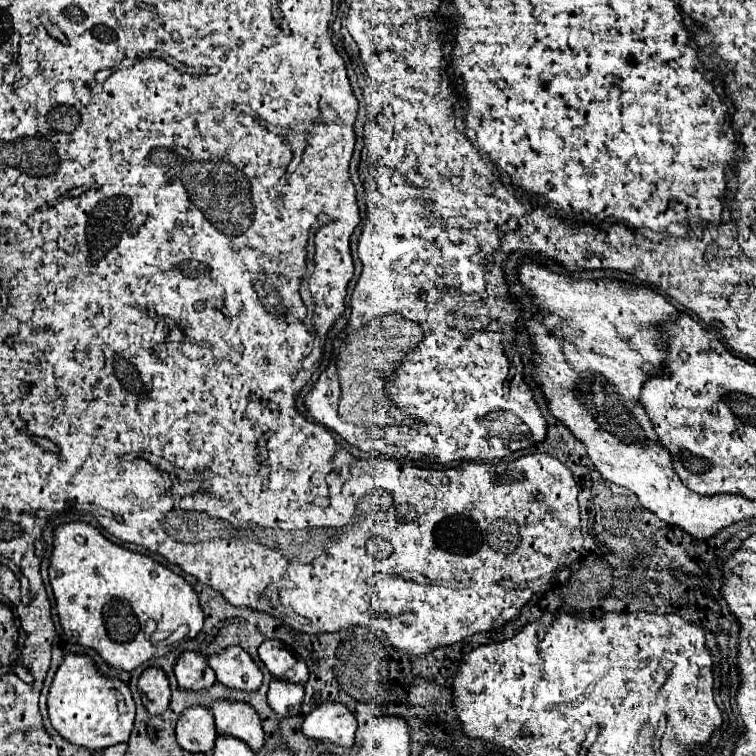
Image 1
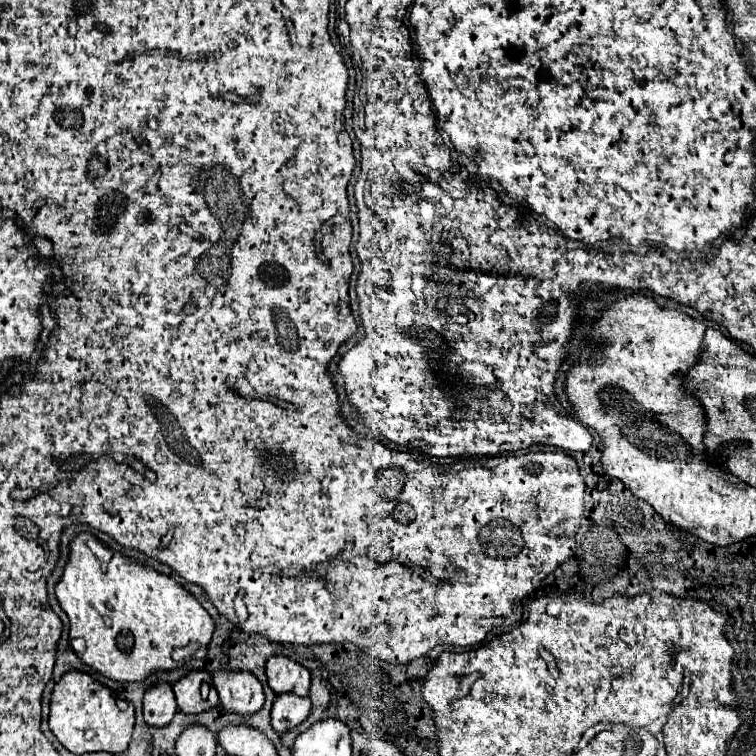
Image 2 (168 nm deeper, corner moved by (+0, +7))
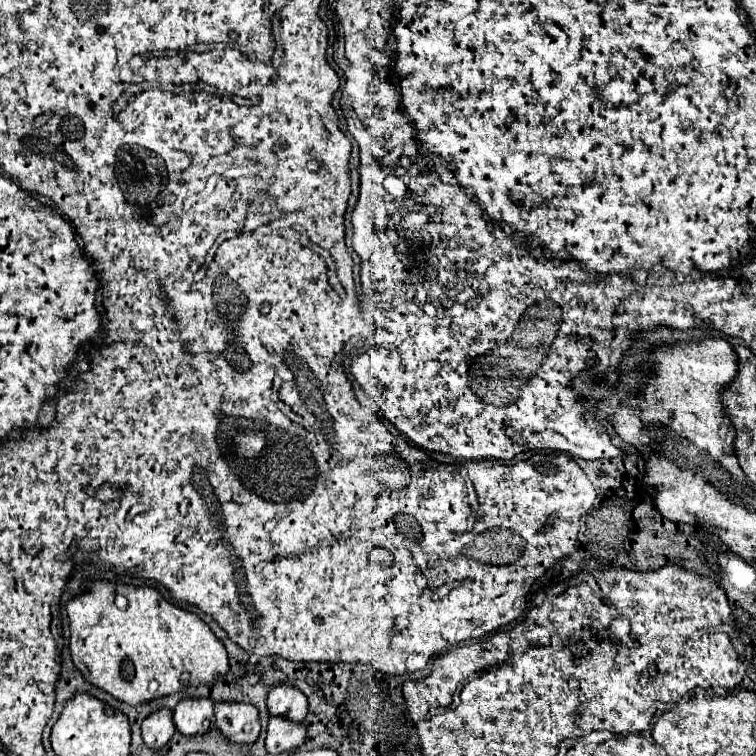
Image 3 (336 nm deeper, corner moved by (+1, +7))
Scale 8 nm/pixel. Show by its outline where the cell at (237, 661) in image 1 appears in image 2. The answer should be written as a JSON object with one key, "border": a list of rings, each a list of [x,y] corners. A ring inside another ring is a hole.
{"border":[[[217,671],[213,673],[213,685],[219,693],[221,709],[227,713],[249,717],[257,713],[265,703],[261,683],[247,671]]]}

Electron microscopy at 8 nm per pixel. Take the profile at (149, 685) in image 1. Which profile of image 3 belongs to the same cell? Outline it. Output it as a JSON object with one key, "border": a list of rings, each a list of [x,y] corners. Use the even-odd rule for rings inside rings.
{"border":[[[166,707],[160,711],[154,711],[142,721],[144,743],[150,745],[152,749],[166,745],[172,739],[174,731],[176,731],[176,725],[172,721],[172,709],[166,709]]]}

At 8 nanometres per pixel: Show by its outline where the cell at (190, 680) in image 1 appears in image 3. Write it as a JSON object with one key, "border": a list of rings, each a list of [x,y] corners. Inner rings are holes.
{"border":[[[210,697],[200,699],[180,699],[174,709],[176,729],[184,735],[206,733],[210,723],[214,723],[214,701]]]}

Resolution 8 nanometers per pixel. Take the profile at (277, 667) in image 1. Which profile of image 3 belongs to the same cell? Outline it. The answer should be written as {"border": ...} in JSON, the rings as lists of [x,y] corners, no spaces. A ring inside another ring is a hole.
{"border":[[[276,683],[268,693],[268,711],[270,715],[286,715],[292,721],[304,721],[308,699],[292,683]]]}

